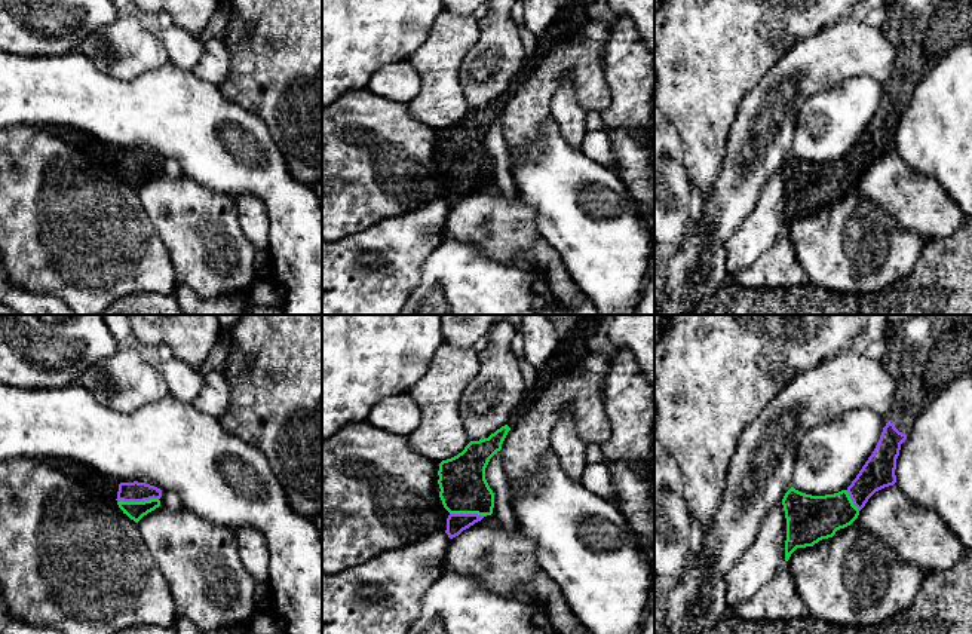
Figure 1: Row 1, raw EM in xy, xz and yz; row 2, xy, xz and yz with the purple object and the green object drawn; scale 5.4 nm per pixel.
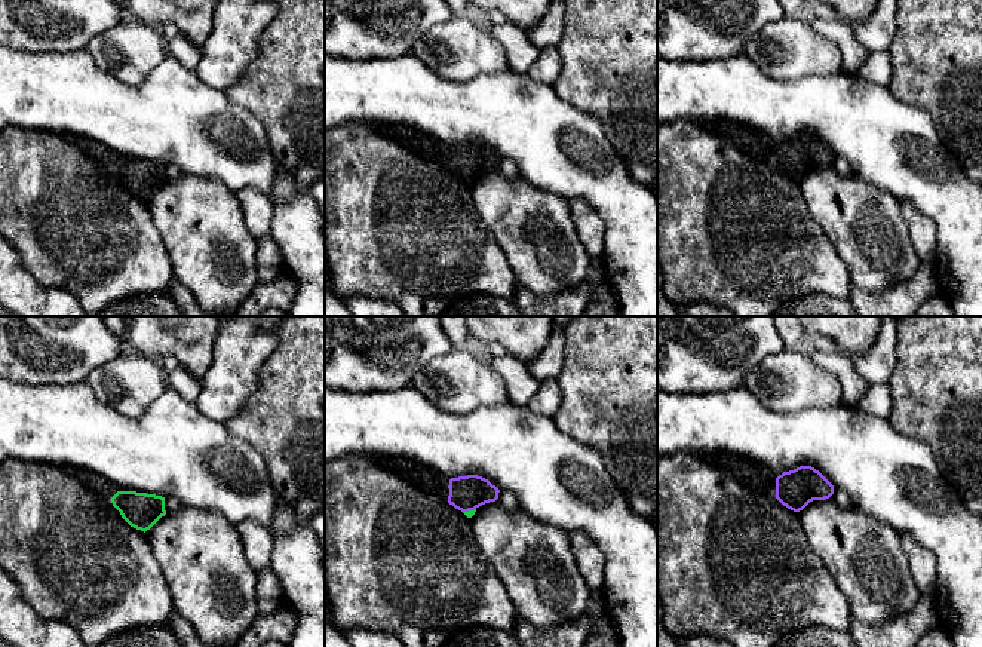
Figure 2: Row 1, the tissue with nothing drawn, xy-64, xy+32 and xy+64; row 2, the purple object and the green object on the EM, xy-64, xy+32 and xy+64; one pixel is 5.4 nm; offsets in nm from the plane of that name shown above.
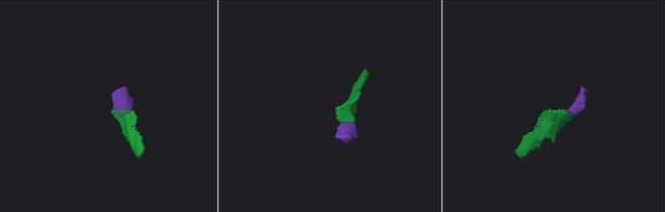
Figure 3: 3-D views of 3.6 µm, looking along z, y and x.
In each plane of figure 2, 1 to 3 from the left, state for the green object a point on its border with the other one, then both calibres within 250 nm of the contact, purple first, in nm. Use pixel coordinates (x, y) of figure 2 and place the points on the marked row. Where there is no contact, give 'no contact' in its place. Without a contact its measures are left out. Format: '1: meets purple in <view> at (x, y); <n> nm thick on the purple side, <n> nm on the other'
1: no contact
2: meets purple in xy+32 at (469, 509); 190 nm thick on the purple side, 40 nm on the other
3: no contact

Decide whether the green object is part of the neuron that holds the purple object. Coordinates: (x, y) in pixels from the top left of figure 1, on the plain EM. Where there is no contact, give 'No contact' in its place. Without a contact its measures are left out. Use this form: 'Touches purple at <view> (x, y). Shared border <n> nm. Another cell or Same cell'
Touches purple at xy (137, 168). Shared border 220 nm. Same cell

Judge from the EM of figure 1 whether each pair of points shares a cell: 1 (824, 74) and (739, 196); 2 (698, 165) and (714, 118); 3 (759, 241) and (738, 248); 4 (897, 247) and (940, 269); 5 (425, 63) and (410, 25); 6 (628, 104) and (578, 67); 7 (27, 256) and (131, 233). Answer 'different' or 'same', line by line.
1: same
2: same
3: same
4: different
5: different
6: different
7: same

